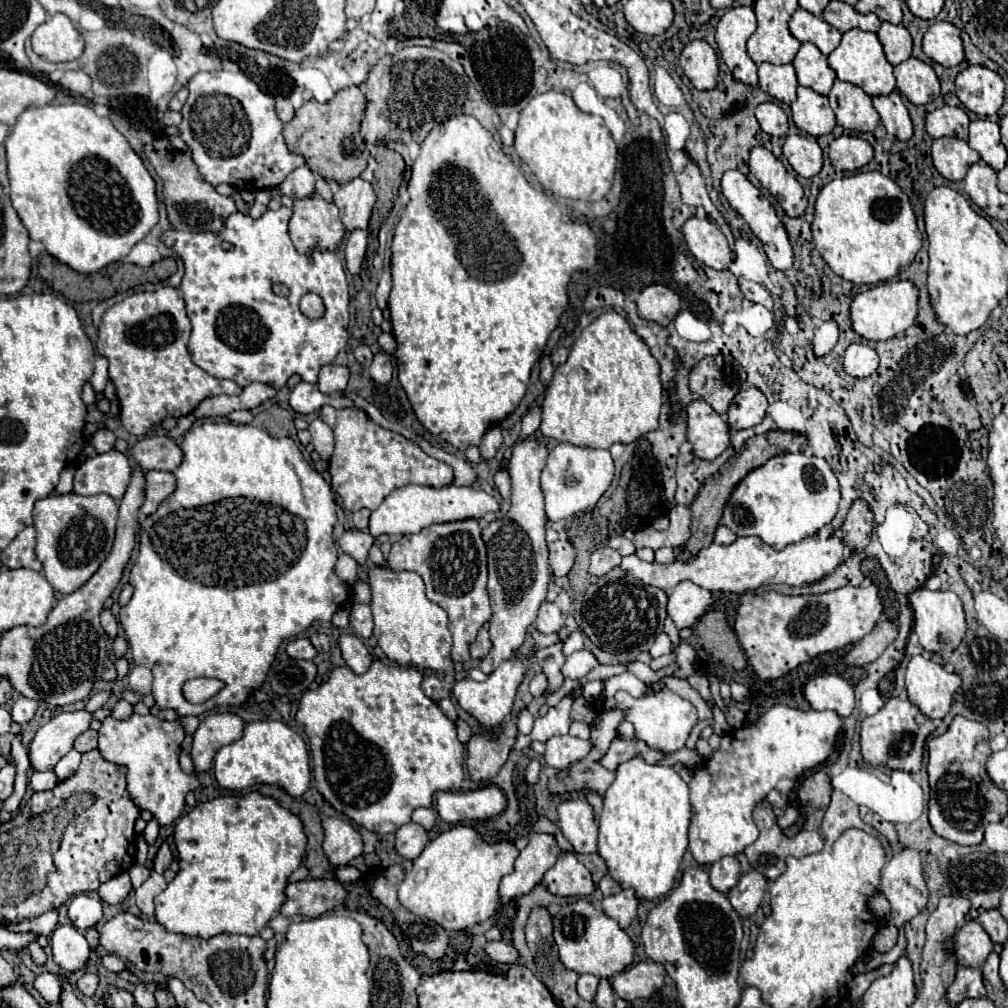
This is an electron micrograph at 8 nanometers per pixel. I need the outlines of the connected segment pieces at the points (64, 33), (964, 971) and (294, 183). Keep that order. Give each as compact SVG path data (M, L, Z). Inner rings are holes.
M57 13L39 25L31 37L31 43L37 55L53 63L73 61L85 49L85 39L65 13Z
M959 965L955 983L947 991L947 1001L953 1003L953 1005L957 1005L959 1001L963 1001L967 997L983 997L985 993L987 991L985 991L981 969Z
M307 165L297 167L295 171L291 171L285 181L279 185L281 193L291 197L291 199L299 199L299 197L307 197L315 191L315 177L313 171Z

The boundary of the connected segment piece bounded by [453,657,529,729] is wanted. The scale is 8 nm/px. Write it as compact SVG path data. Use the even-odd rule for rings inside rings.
M513 657L513 659L509 659L509 661L503 661L503 663L487 677L487 681L483 681L483 683L475 683L473 679L465 677L465 679L461 679L461 681L455 683L453 695L455 695L455 699L459 701L461 709L465 709L467 713L471 713L483 727L487 727L487 729L497 727L497 725L501 725L503 719L511 713L517 687L521 685L521 681L523 681L523 677L525 677L525 671L527 671L527 663L529 663L527 657Z

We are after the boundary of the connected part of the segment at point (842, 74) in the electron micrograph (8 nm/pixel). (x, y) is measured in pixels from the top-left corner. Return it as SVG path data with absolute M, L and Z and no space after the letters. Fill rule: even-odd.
M851 29L843 33L839 47L829 55L829 67L835 69L837 79L859 85L869 95L889 95L895 91L893 65L887 61L877 33L861 31L861 29Z

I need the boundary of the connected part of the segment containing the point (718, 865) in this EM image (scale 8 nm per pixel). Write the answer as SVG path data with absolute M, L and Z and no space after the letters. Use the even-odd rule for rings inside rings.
M721 857L709 869L709 883L721 893L727 893L731 887L735 887L739 883L739 877L741 867L735 857Z

